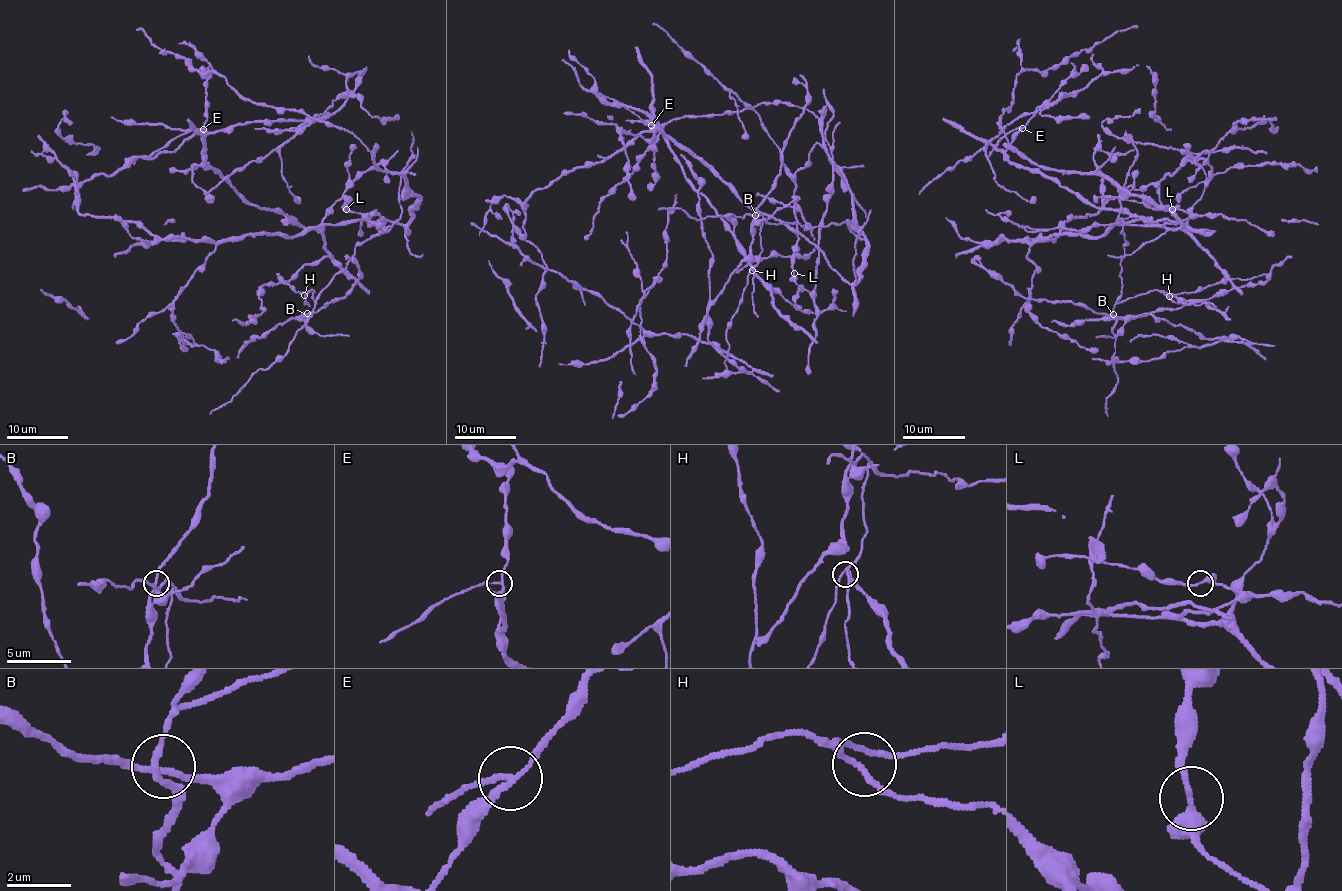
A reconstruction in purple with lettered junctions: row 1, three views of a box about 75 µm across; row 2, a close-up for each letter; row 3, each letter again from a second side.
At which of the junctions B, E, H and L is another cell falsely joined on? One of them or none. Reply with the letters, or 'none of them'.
E

